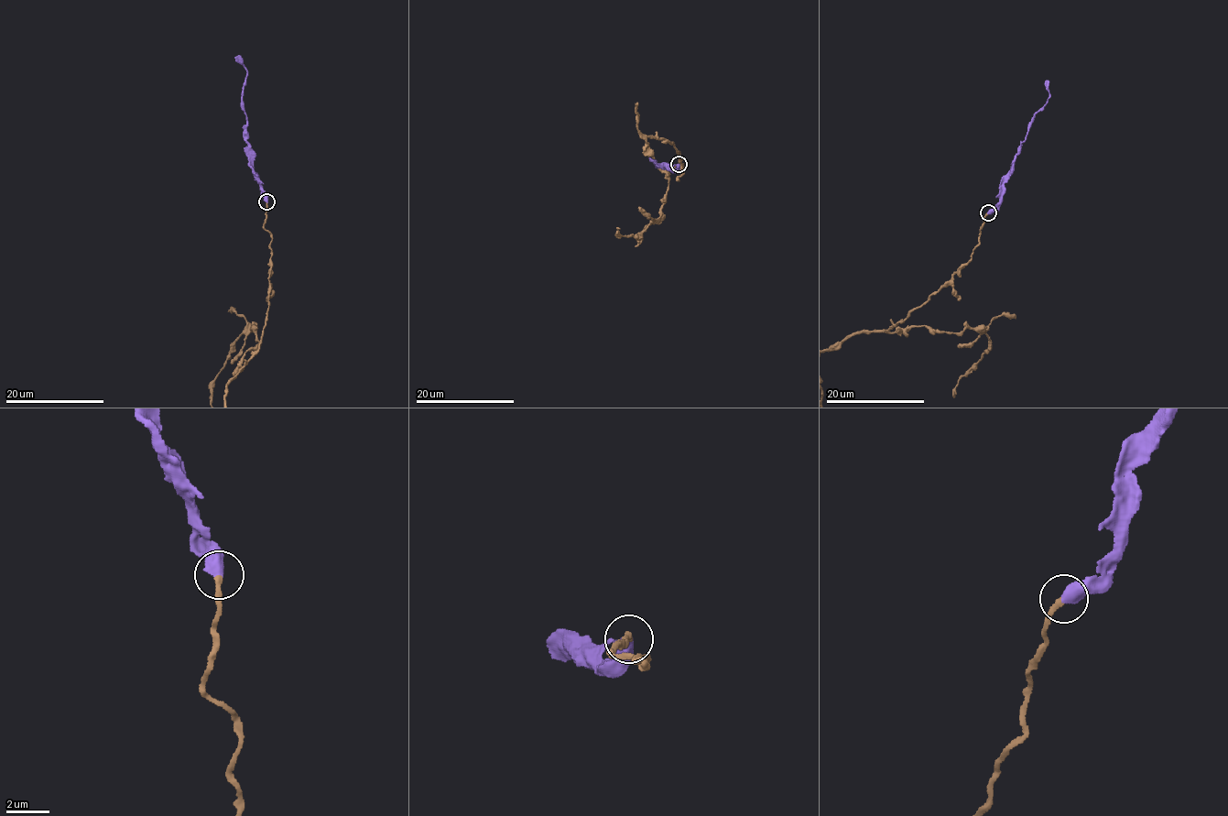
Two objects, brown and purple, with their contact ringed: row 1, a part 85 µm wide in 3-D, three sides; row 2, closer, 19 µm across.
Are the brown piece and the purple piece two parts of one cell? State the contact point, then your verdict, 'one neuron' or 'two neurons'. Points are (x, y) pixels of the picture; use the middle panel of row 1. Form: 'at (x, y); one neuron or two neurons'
at (679, 164); one neuron

